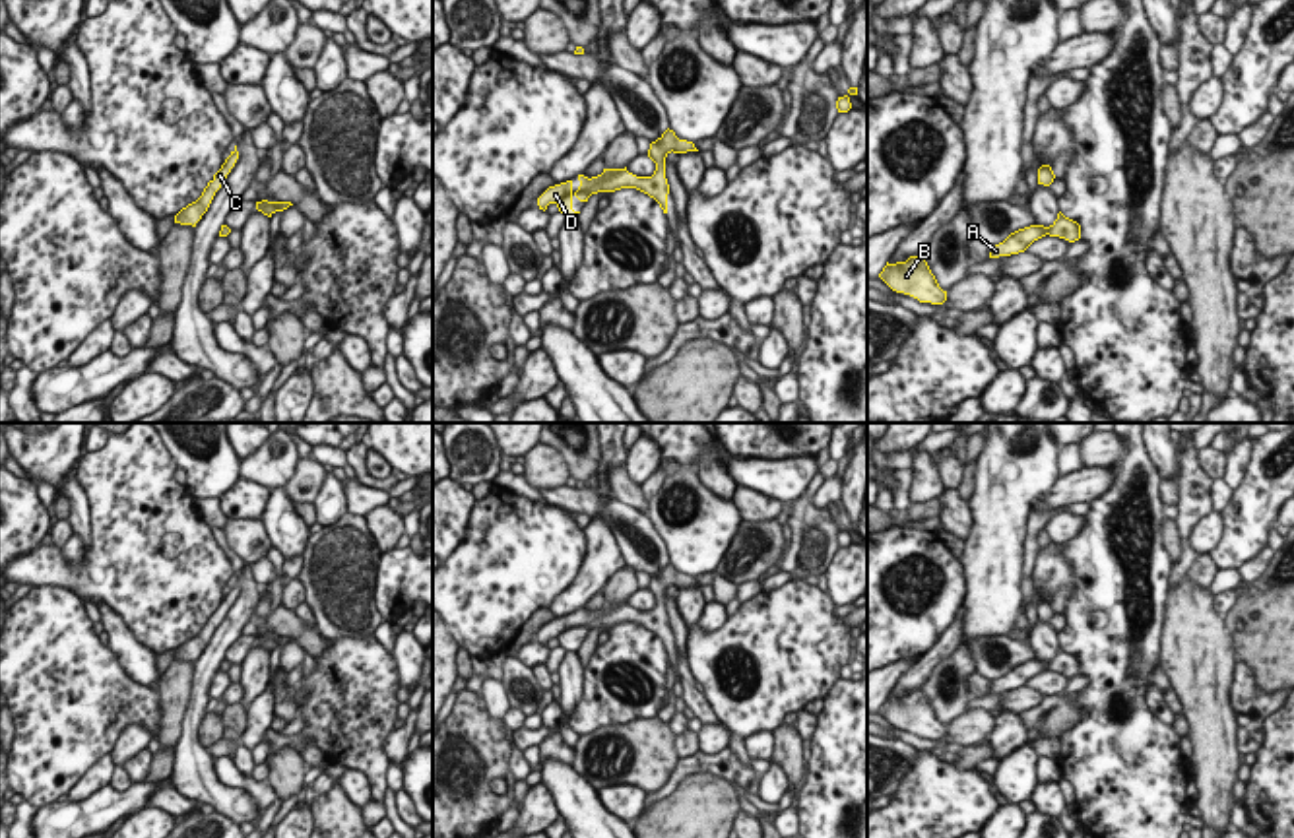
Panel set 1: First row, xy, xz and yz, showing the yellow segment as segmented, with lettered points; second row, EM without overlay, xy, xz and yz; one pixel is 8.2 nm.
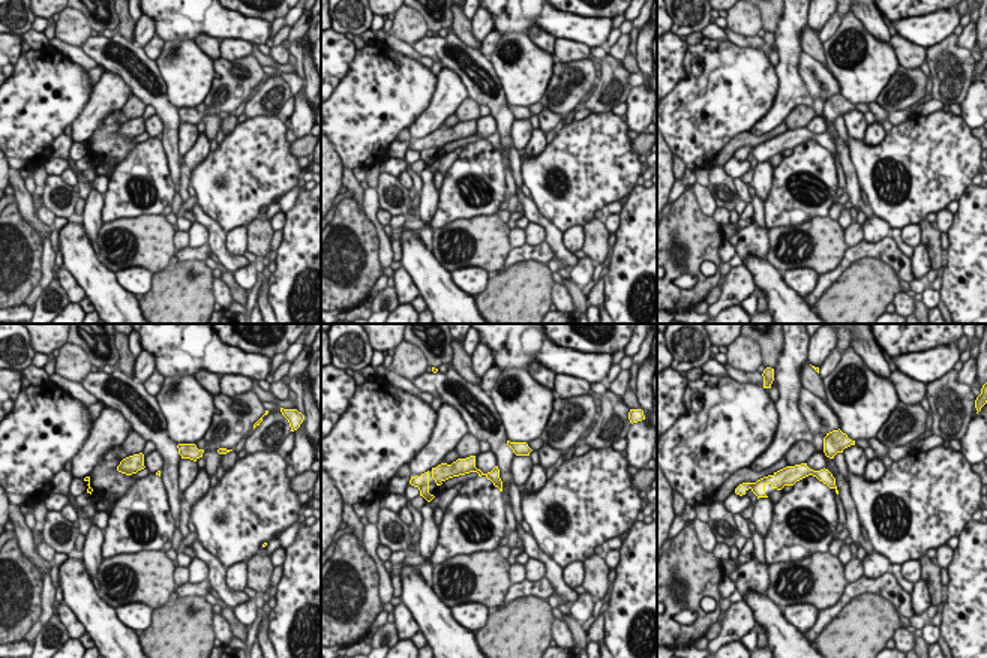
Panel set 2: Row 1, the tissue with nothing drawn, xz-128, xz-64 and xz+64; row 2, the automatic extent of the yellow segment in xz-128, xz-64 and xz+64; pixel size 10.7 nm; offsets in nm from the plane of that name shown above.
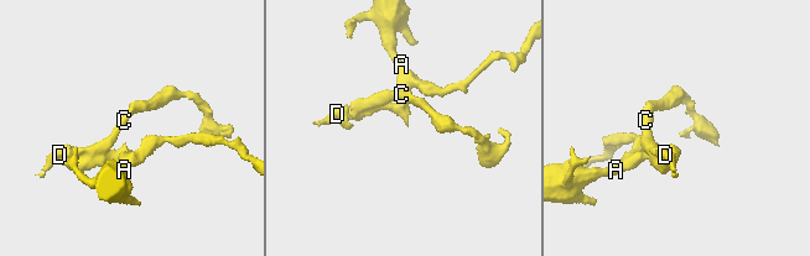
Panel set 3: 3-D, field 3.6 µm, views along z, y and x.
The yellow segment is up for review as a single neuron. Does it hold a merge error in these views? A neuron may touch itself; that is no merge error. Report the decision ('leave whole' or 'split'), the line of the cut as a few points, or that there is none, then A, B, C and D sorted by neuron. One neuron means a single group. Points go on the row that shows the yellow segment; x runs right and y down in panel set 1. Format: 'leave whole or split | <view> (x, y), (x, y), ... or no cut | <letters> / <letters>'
leave whole | no cut | A B C D

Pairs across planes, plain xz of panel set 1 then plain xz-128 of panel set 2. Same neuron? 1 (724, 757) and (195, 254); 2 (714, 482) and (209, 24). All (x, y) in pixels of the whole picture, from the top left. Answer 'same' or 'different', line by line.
1: same
2: different

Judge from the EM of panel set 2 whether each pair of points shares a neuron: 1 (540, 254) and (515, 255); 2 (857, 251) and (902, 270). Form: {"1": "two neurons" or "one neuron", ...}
{"1": "one neuron", "2": "one neuron"}

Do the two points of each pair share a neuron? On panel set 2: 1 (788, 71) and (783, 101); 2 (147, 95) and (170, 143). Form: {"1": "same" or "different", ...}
{"1": "same", "2": "same"}

